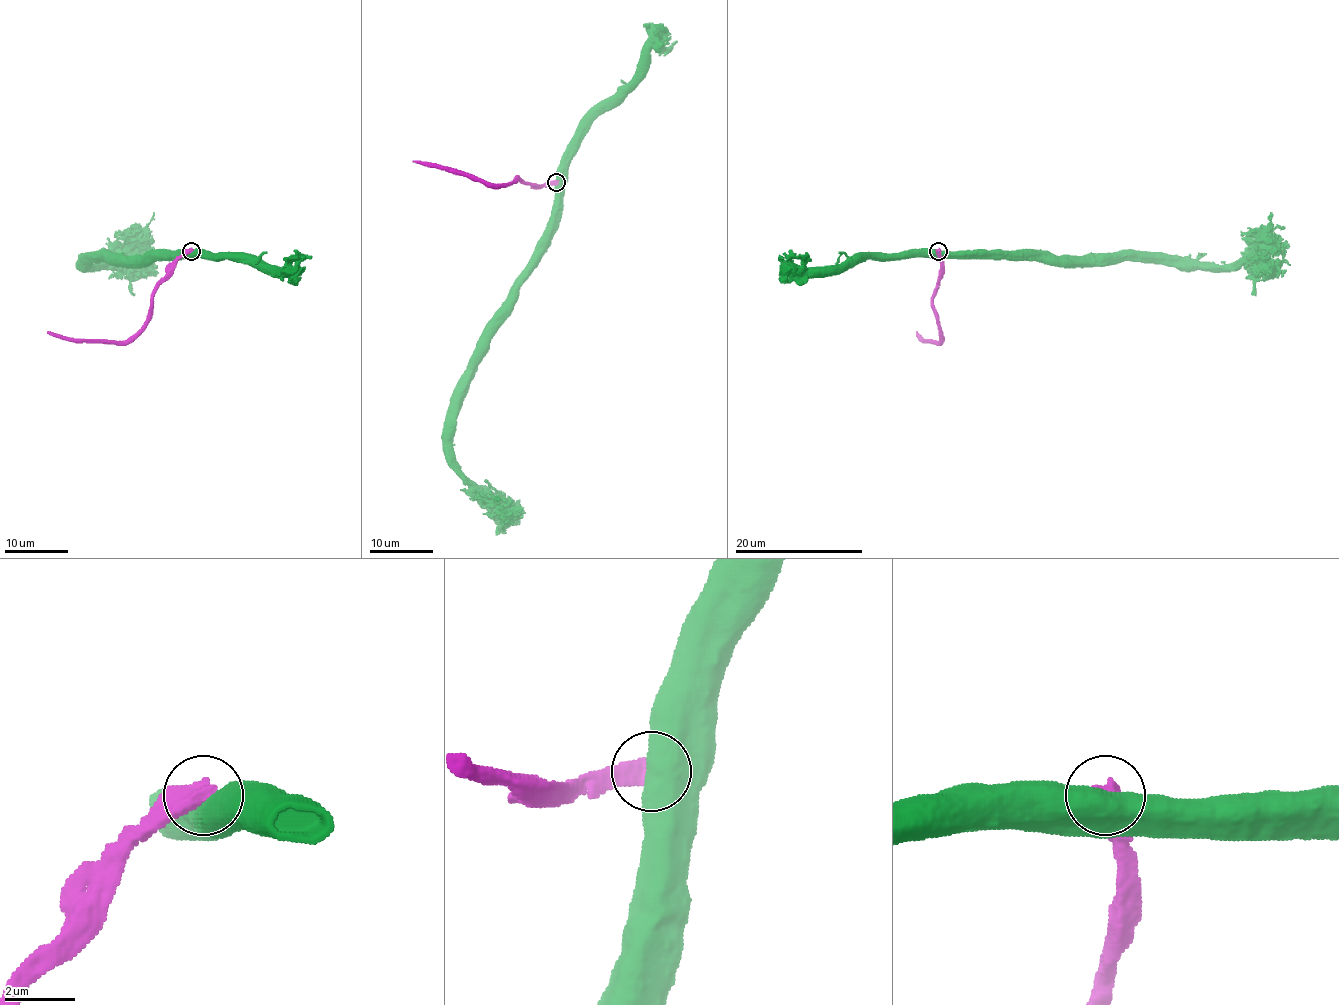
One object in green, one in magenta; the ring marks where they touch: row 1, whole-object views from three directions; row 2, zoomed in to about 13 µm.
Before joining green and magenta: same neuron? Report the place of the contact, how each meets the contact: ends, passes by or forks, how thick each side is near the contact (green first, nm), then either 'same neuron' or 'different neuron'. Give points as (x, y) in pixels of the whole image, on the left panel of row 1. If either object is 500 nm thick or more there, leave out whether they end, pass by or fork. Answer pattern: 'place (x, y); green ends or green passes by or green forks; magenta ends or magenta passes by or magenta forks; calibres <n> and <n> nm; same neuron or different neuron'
place (191, 251); calibres 750 and 650 nm; different neuron

